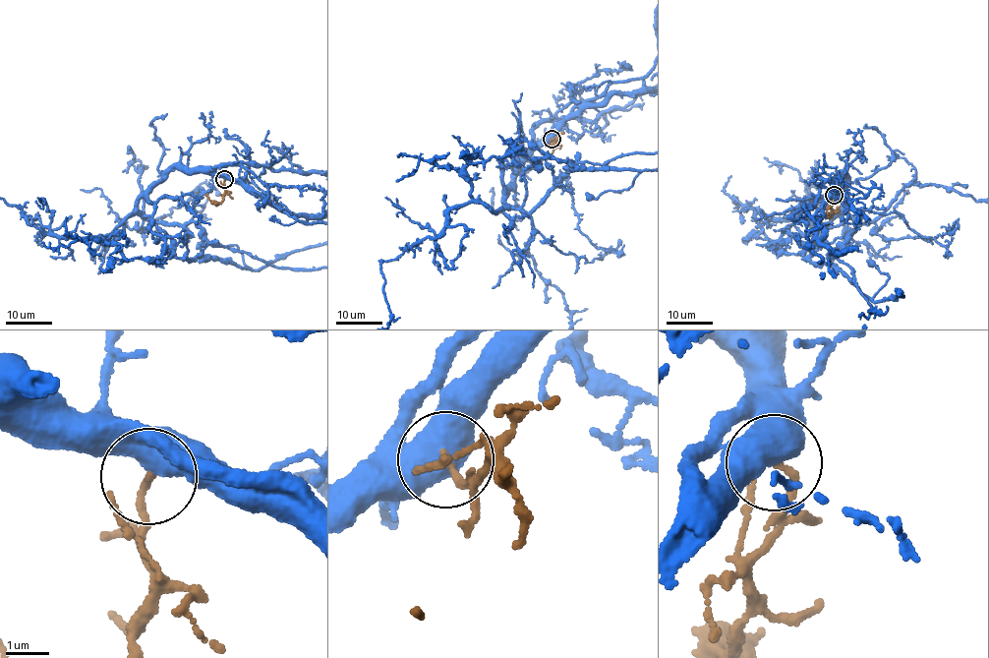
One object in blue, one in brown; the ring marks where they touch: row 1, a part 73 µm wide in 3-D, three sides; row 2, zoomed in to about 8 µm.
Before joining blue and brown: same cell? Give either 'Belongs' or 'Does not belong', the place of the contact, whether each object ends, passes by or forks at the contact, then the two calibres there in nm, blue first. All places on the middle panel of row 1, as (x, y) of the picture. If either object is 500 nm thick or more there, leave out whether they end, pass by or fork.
Belongs. Place: (552, 139). Thickness 700 nm (blue) against 160 nm

